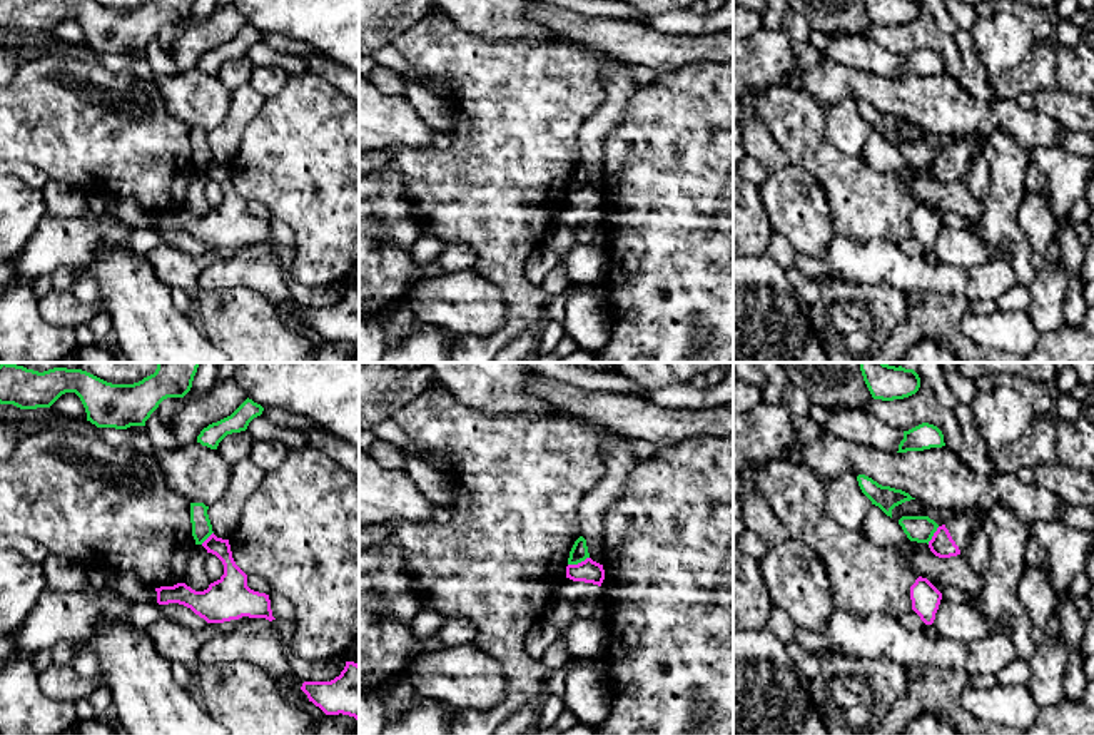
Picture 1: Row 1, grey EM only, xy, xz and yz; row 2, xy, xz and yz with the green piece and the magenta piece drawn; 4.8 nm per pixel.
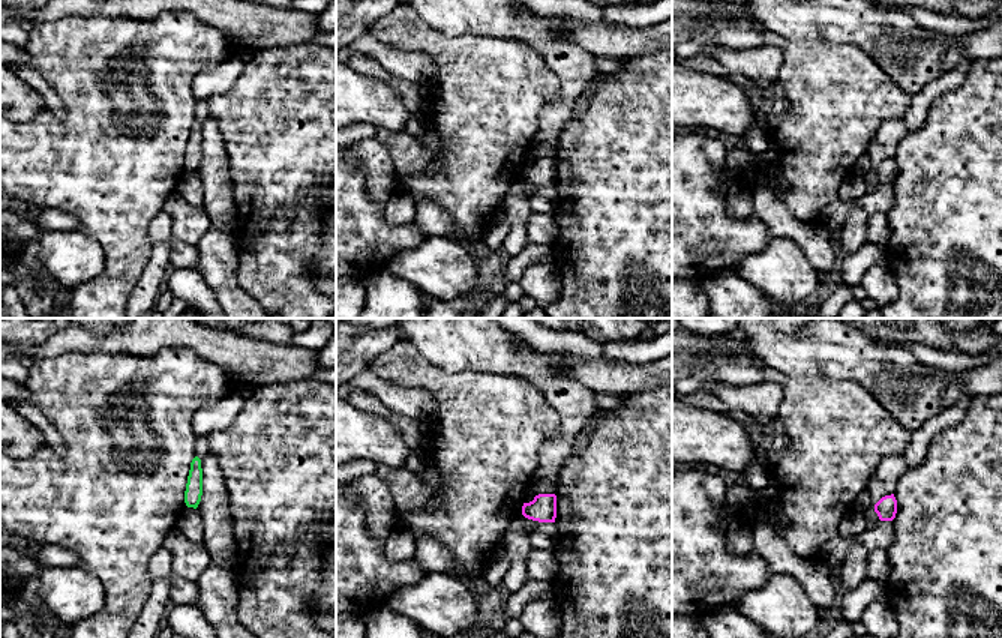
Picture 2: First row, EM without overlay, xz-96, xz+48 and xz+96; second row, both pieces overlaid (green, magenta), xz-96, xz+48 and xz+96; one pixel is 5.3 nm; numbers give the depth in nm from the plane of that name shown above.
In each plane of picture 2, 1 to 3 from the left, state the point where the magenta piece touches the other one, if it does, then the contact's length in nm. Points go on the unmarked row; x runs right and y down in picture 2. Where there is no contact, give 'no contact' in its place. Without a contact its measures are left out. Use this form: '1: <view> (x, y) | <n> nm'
1: no contact
2: no contact
3: no contact

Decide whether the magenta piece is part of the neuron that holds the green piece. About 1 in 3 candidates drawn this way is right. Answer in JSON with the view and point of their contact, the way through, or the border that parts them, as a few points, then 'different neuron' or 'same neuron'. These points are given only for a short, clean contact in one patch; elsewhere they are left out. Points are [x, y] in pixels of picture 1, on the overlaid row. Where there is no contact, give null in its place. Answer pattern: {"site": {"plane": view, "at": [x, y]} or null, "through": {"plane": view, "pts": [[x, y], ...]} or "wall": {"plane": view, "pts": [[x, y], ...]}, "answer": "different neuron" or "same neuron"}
{"site": {"plane": "xz", "at": [578, 562]}, "wall": {"plane": "xz", "pts": [[588, 557], [568, 565]]}, "answer": "different neuron"}

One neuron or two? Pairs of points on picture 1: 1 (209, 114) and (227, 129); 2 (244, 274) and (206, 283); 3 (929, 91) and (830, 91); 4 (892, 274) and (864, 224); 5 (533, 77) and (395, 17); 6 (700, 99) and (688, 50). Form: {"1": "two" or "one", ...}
{"1": "two", "2": "one", "3": "one", "4": "two", "5": "two", "6": "two"}

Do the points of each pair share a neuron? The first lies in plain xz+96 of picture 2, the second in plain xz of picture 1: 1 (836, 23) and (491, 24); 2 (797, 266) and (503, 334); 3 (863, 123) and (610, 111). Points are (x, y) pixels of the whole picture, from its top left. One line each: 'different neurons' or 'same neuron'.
1: same neuron
2: different neurons
3: different neurons

